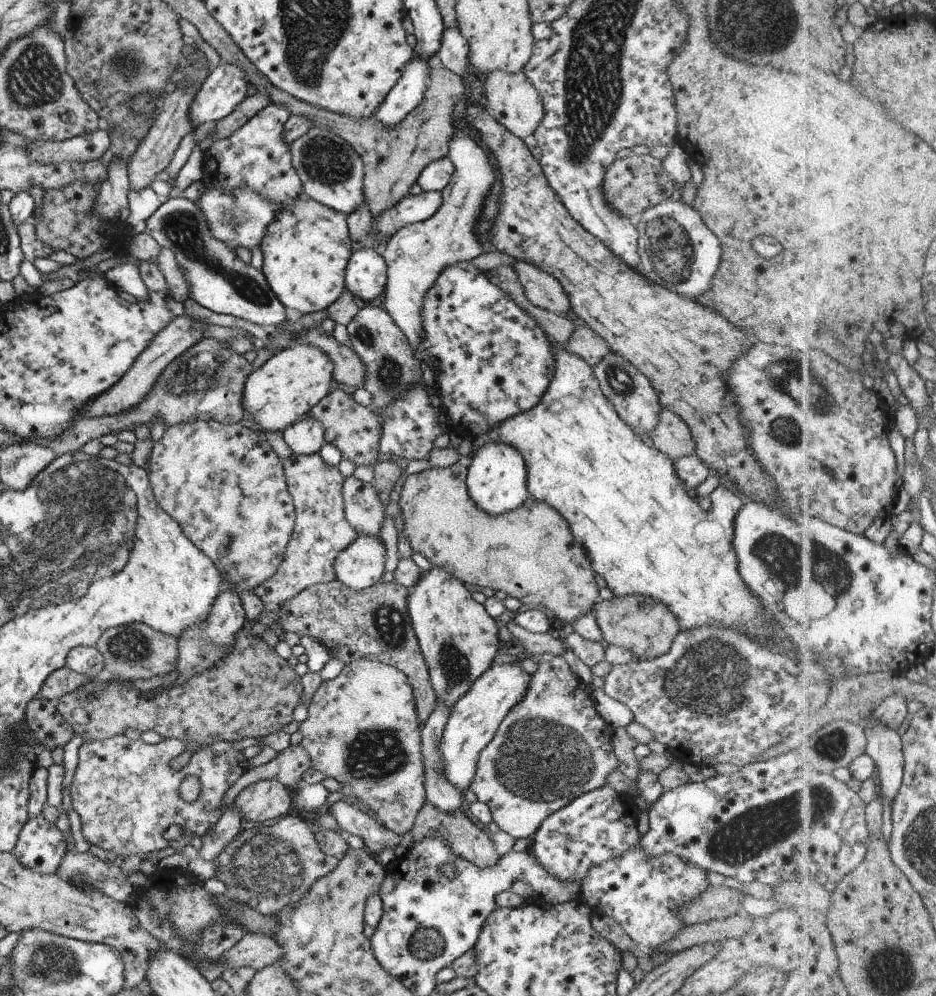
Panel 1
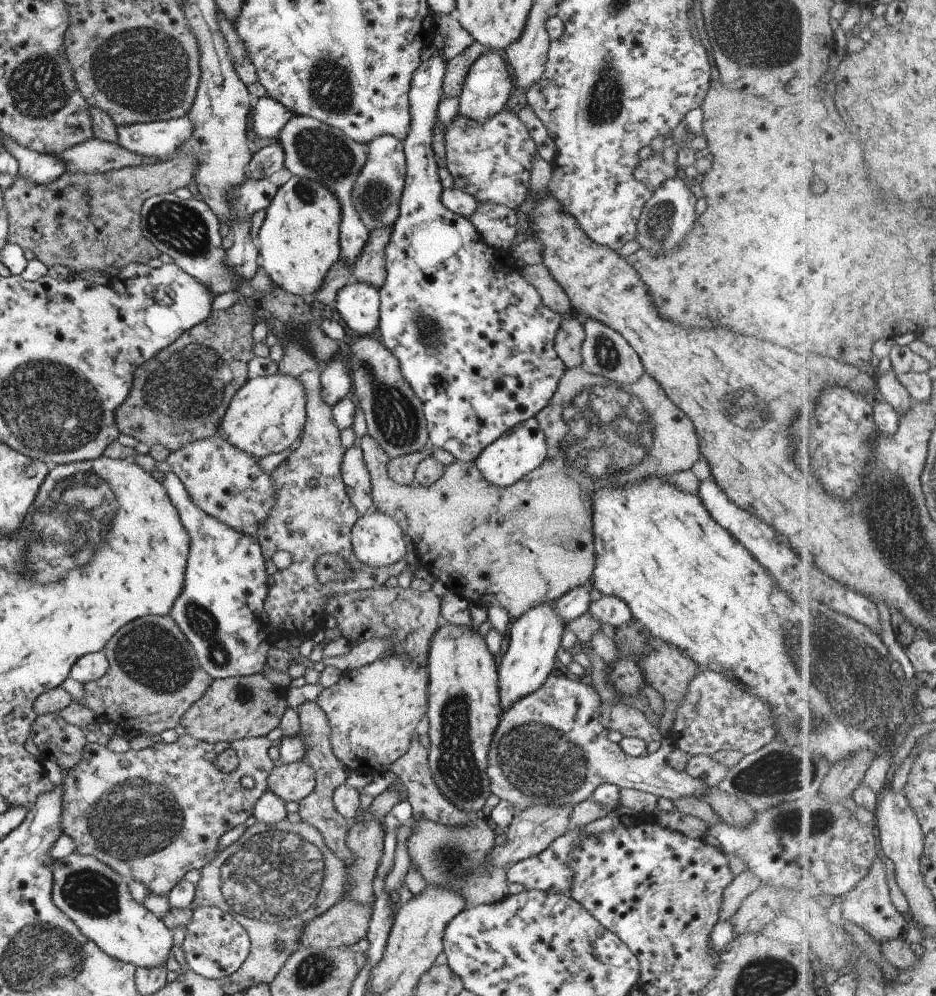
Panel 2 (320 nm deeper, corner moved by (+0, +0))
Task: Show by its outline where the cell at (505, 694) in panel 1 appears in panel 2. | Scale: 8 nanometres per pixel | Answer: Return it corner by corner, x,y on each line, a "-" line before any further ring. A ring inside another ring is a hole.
554,602
536,604
511,623
507,651
501,656
496,670
502,712
517,699
537,690
537,687
540,687
545,679
550,678
549,672
555,662
555,652
561,646
562,632
568,623
554,611

